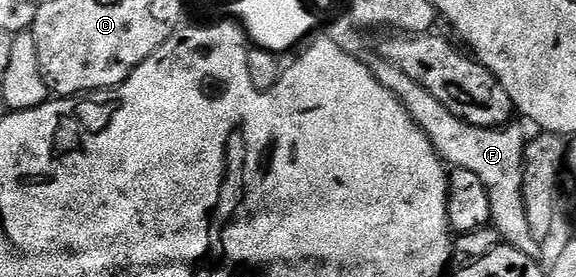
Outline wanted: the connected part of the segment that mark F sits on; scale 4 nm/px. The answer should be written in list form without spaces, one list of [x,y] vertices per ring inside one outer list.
[[[376,50],[360,52],[359,58],[367,65],[375,81],[383,85],[383,89],[395,93],[395,97],[405,106],[407,113],[411,113],[419,129],[423,129],[423,133],[429,138],[442,161],[450,168],[462,167],[471,170],[480,181],[483,181],[490,199],[491,225],[498,236],[508,246],[527,253],[527,257],[540,260],[543,247],[542,244],[531,241],[527,213],[524,212],[524,151],[527,139],[526,136],[521,136],[520,129],[513,127],[514,125],[502,128],[471,125],[455,117],[455,113],[451,113],[451,109],[443,105],[443,101],[435,101],[435,97],[431,97],[431,93],[427,93],[423,85],[419,85],[412,77],[407,77],[403,69],[391,65],[391,61],[377,54]]]

